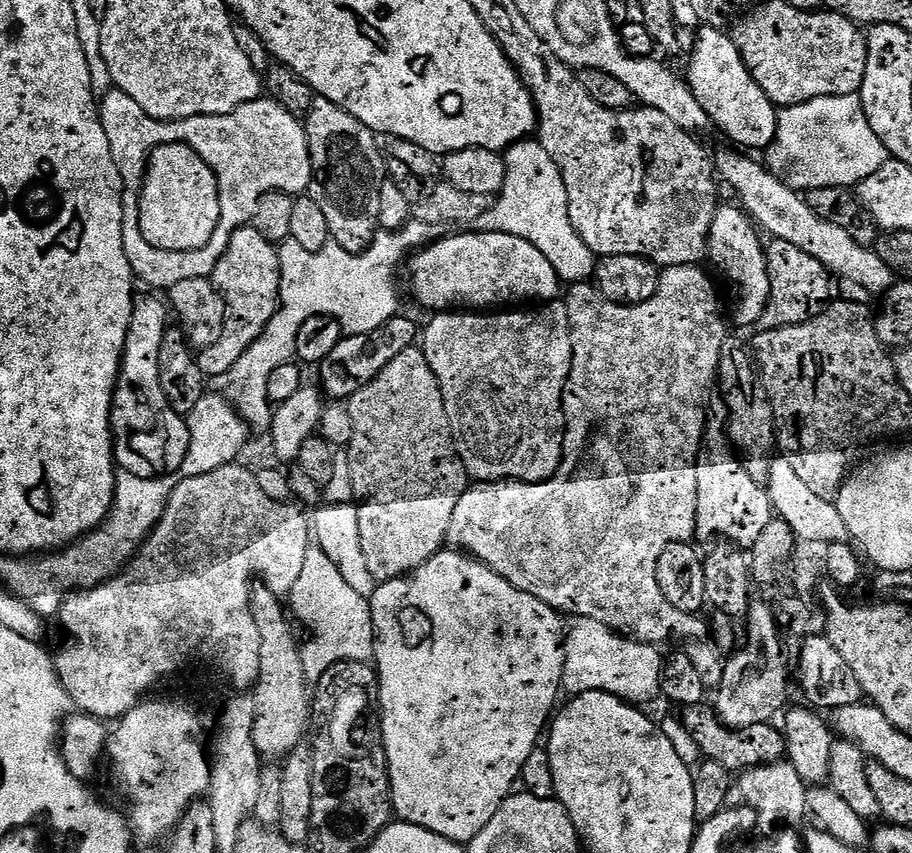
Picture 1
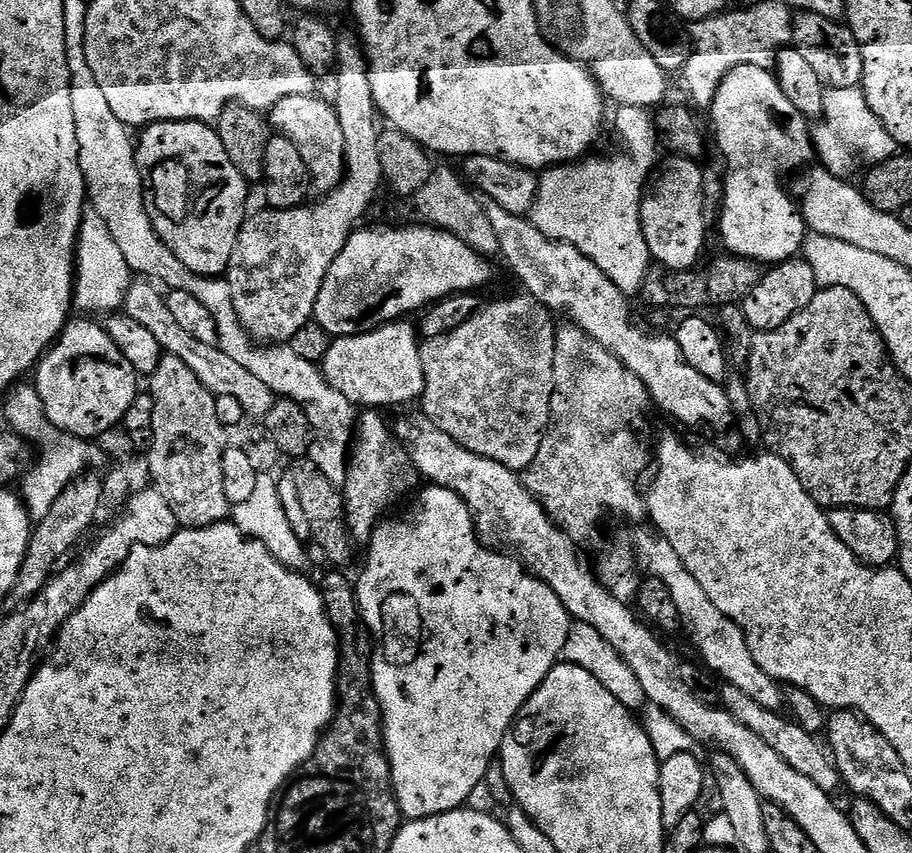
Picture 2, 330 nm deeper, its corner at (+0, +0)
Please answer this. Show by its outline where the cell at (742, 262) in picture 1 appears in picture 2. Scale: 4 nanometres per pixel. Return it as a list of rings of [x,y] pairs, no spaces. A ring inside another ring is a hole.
[[[738,66],[734,70],[730,70],[730,74],[726,74],[726,78],[722,78],[721,85],[718,86],[716,97],[710,107],[710,114],[712,114],[712,124],[716,127],[716,144],[719,155],[724,157],[726,165],[726,175],[724,178],[724,185],[726,186],[726,194],[724,195],[724,212],[720,216],[720,239],[723,247],[728,247],[727,250],[733,257],[743,257],[746,260],[753,261],[760,266],[768,266],[773,263],[772,256],[780,256],[776,258],[792,258],[797,255],[798,250],[803,249],[804,241],[806,239],[806,225],[804,217],[798,211],[798,204],[795,199],[792,200],[784,193],[784,188],[780,185],[780,175],[783,172],[788,172],[791,168],[803,169],[809,163],[808,159],[813,159],[814,145],[812,143],[812,133],[810,131],[809,117],[797,115],[796,120],[784,120],[784,116],[780,112],[789,112],[790,114],[796,112],[794,102],[790,102],[786,98],[786,94],[782,94],[782,90],[778,86],[775,75],[769,69],[759,68],[758,66]],[[756,112],[776,112],[772,116],[772,120],[764,120],[761,124],[756,124]]]

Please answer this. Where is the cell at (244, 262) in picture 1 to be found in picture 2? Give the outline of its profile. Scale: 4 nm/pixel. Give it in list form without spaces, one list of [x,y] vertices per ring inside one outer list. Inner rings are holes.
[[[168,121],[166,123],[156,123],[147,125],[141,132],[143,132],[140,140],[137,139],[135,145],[135,160],[139,168],[140,176],[143,178],[145,208],[148,211],[148,216],[151,218],[152,228],[155,230],[157,236],[168,249],[174,254],[176,258],[191,273],[199,276],[208,276],[211,278],[218,278],[225,275],[228,271],[232,256],[236,252],[238,246],[238,238],[240,237],[240,229],[244,227],[244,221],[247,220],[248,210],[248,188],[250,188],[249,181],[245,179],[242,174],[238,173],[238,168],[234,166],[234,162],[230,159],[230,154],[226,153],[226,148],[222,144],[219,131],[214,129],[209,124],[198,123],[196,121]]]

